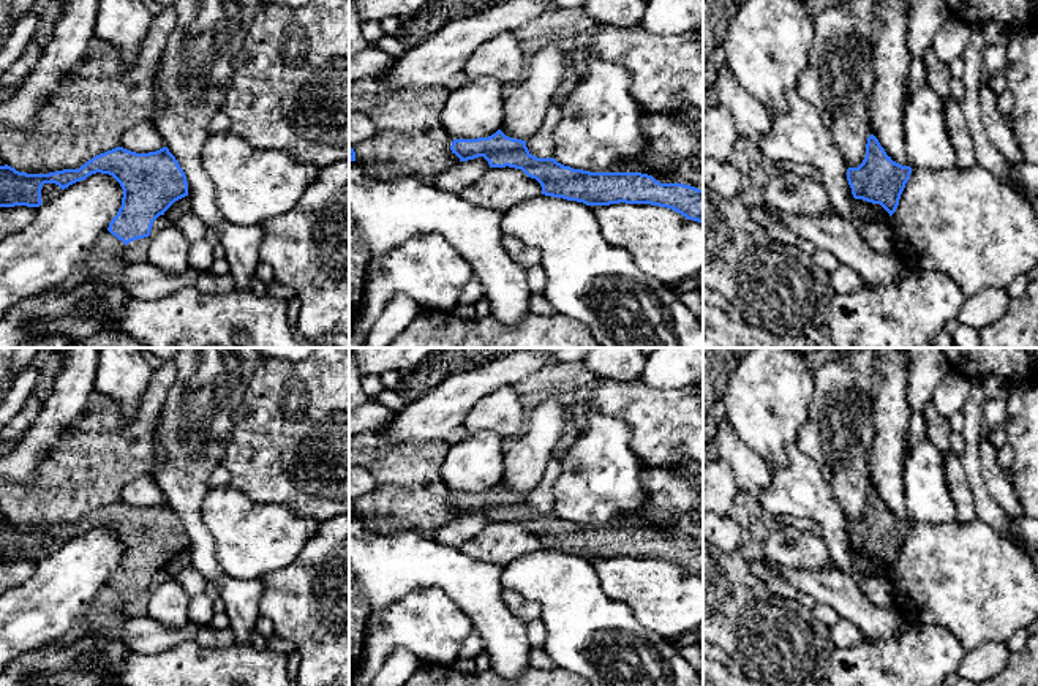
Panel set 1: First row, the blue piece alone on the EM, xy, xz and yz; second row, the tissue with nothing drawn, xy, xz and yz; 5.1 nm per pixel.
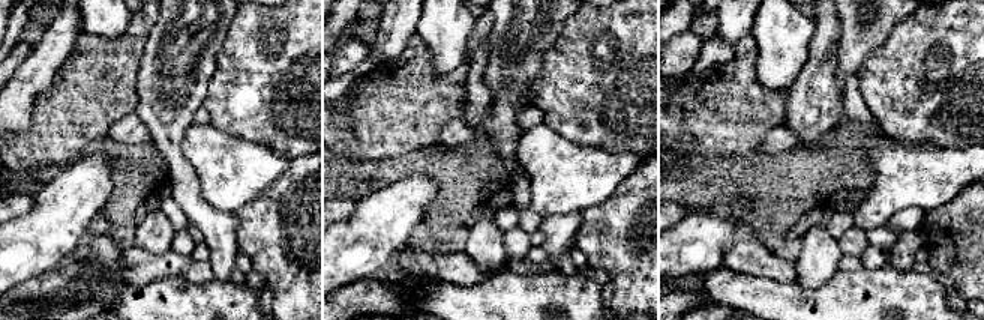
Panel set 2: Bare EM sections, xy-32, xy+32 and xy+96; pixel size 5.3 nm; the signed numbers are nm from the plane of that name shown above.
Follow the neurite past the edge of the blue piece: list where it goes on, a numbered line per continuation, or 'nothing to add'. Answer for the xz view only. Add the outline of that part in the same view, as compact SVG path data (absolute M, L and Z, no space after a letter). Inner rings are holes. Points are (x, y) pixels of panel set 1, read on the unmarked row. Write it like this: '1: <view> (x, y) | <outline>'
nothing to add

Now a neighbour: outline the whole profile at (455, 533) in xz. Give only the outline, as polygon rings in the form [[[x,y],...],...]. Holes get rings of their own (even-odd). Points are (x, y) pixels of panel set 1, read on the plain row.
[[[483,511],[460,515],[447,526],[441,528],[433,539],[442,545],[460,547],[464,541],[476,536],[490,523],[488,515]]]

